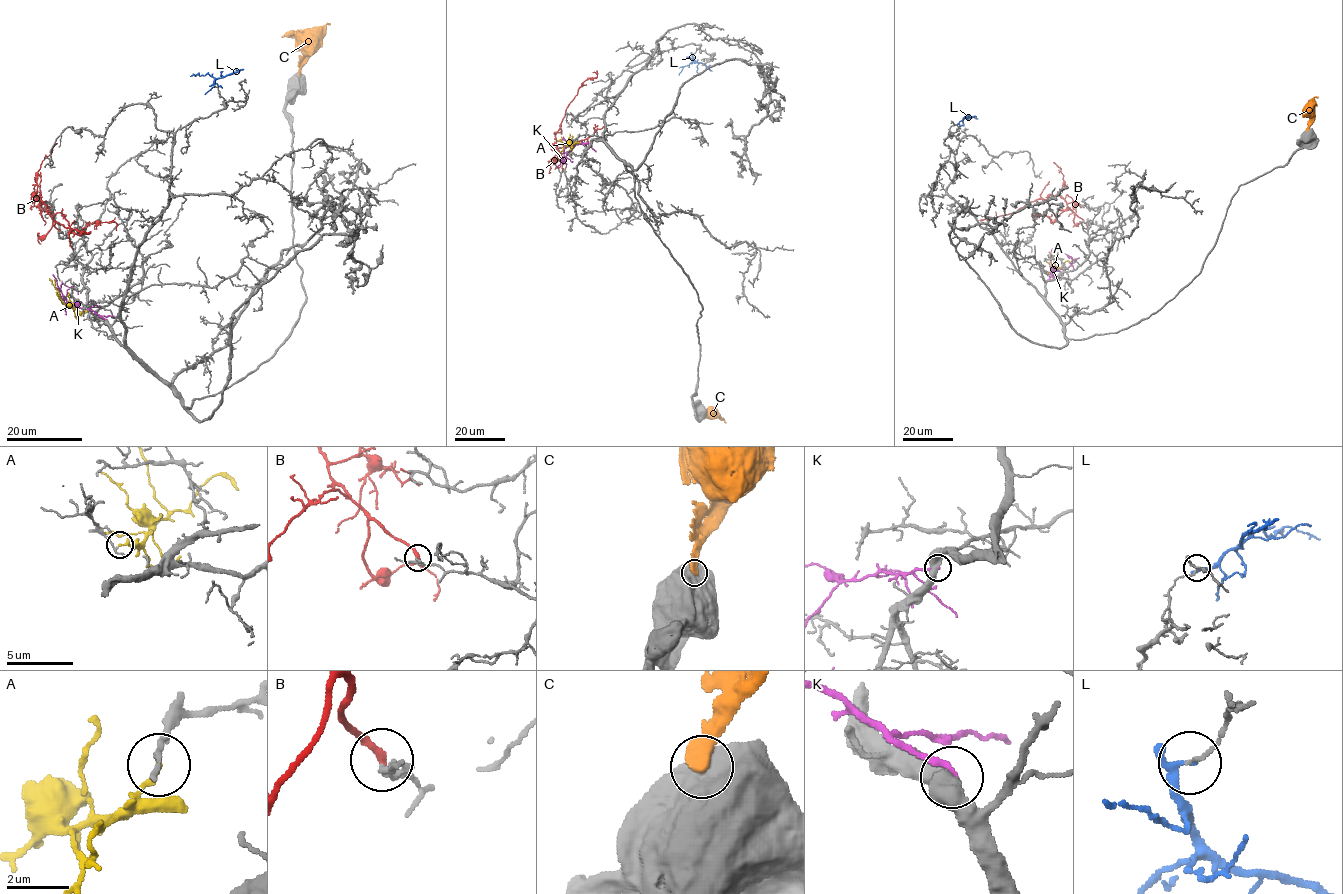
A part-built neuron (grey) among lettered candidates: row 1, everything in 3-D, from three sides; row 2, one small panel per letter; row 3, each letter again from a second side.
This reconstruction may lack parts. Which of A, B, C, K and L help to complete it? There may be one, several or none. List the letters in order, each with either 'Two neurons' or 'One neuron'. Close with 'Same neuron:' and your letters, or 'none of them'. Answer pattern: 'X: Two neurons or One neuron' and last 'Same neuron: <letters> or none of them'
A: Two neurons
B: Two neurons
C: Two neurons
K: Two neurons
L: Two neurons
Same neuron: none of them

